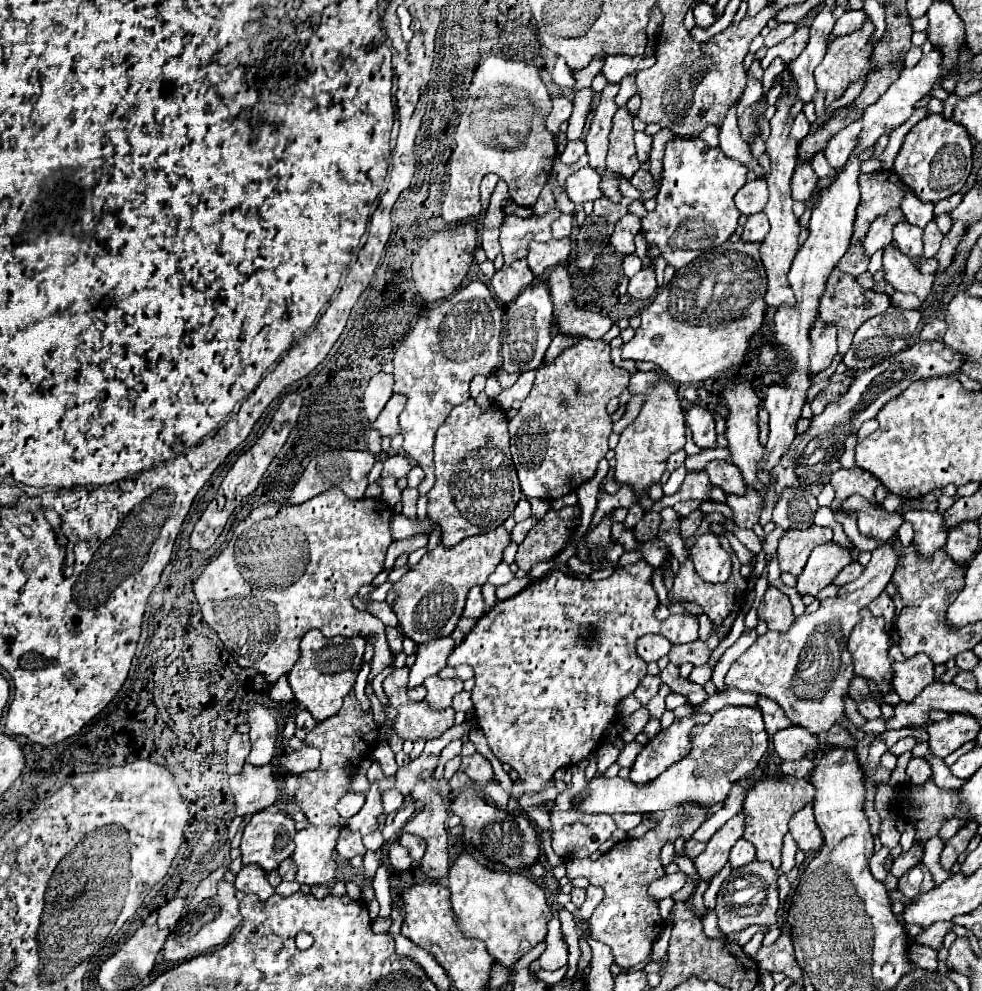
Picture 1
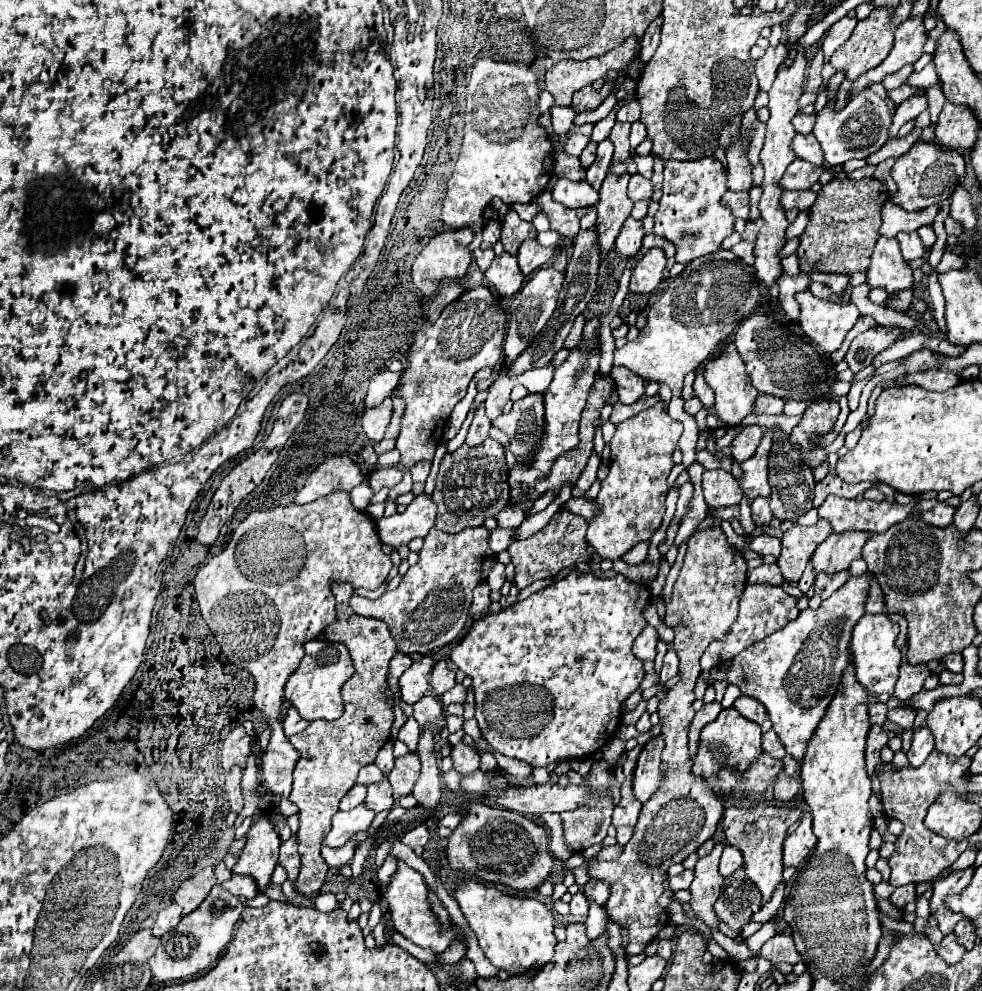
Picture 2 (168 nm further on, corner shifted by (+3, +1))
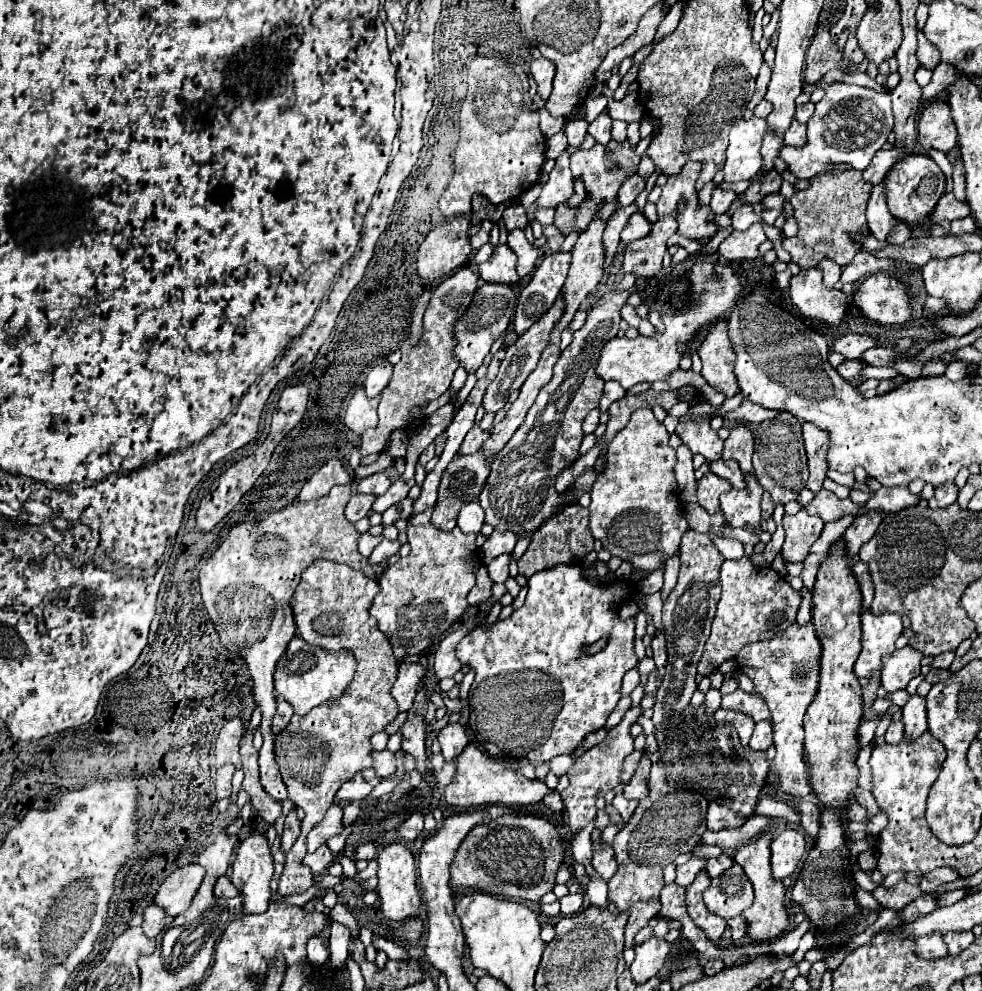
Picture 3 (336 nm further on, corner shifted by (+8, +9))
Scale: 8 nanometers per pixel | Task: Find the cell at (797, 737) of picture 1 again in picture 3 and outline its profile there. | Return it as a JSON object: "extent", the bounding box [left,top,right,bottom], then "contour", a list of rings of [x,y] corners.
{"extent":[749,720,773,750],"contour":[[[767,720],[763,722],[757,722],[755,724],[755,730],[753,730],[753,736],[749,740],[749,746],[753,750],[767,750],[769,746],[773,744],[773,730],[771,730],[771,724]]]}

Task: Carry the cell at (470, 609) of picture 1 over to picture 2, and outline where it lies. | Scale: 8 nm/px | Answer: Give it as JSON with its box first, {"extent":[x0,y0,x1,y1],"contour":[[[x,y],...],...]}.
{"extent":[470,582,490,616],"contour":[[[480,582],[476,588],[474,588],[474,600],[472,600],[472,606],[470,606],[470,614],[472,616],[482,616],[488,612],[490,608],[490,588],[486,582]]]}

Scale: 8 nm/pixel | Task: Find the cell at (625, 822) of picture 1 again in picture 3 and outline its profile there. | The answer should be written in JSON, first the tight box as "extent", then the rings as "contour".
{"extent":[613,794,637,822],"contour":[[[617,794],[617,796],[613,798],[613,806],[615,806],[615,808],[617,808],[617,812],[621,814],[623,822],[627,822],[627,820],[631,818],[633,810],[637,808],[637,800],[627,800],[623,794]]]}

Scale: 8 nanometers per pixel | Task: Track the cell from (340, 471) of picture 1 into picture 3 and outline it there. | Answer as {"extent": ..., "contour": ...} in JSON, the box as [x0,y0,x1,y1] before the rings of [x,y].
{"extent":[297,460,353,500],"contour":[[[327,460],[301,488],[301,496],[297,500],[315,500],[321,496],[327,496],[329,490],[337,484],[351,484],[353,476],[347,472],[341,460]]]}

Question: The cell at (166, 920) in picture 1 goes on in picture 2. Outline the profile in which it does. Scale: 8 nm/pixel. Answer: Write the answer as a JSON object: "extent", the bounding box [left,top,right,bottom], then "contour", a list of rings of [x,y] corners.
{"extent":[152,902,182,938],"contour":[[[172,902],[168,908],[164,908],[164,910],[158,912],[156,922],[154,922],[154,928],[152,928],[152,934],[160,938],[162,934],[166,934],[166,932],[170,932],[172,928],[176,928],[176,924],[180,922],[180,918],[182,918],[180,908]]]}

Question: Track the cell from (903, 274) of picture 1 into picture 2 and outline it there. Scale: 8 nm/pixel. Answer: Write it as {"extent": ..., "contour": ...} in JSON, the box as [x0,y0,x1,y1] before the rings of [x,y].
{"extent":[866,234,914,294],"contour":[[[878,234],[866,278],[868,278],[866,282],[872,288],[886,288],[888,294],[896,292],[896,290],[914,288],[912,268],[902,258],[896,238],[884,238]]]}

